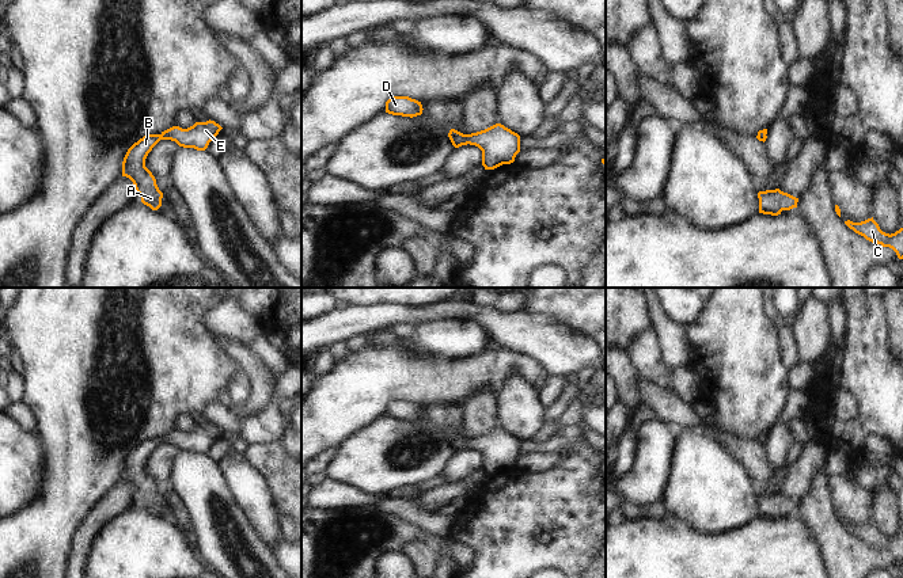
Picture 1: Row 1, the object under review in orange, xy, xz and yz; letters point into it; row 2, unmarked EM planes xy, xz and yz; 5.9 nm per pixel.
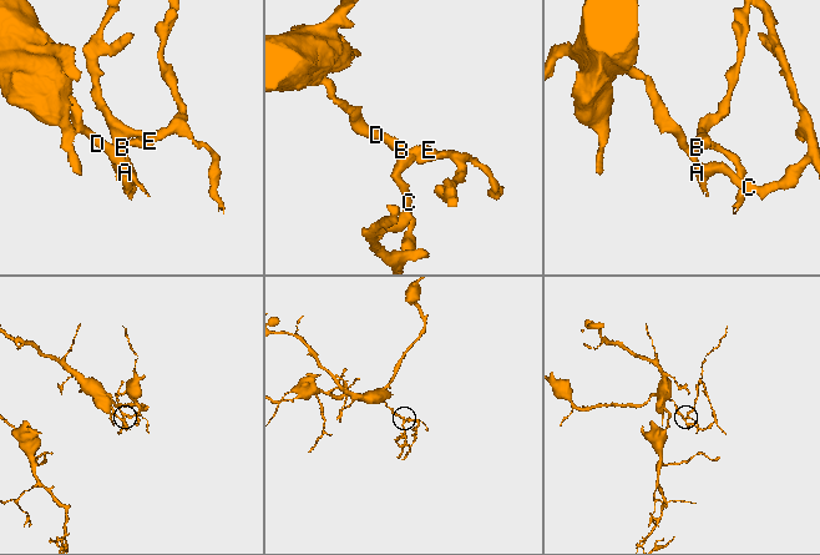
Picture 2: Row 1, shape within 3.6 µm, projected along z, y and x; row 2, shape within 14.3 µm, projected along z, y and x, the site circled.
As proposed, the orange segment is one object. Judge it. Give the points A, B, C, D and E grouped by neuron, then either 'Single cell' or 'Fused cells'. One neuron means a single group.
Groups: A B C D E. Single cell

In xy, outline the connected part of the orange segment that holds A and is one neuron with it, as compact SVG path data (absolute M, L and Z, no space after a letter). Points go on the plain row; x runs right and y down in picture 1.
M209 423L206 426L196 426L187 433L172 430L160 438L147 438L128 453L122 465L122 480L133 486L144 509L158 514L162 510L163 497L159 494L152 476L145 471L145 463L152 452L160 444L171 444L183 452L205 455L221 433L219 427Z

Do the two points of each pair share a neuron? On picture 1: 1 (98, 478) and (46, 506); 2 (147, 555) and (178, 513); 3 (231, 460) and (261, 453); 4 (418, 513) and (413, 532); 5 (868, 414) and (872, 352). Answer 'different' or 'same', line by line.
1: same
2: different
3: different
4: different
5: same

